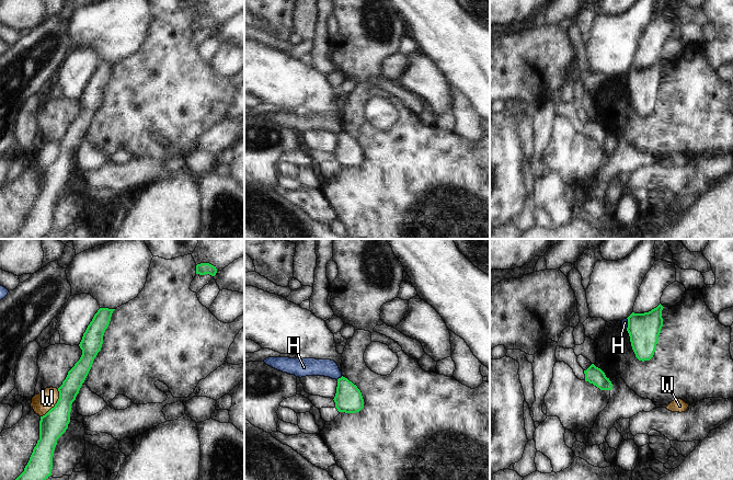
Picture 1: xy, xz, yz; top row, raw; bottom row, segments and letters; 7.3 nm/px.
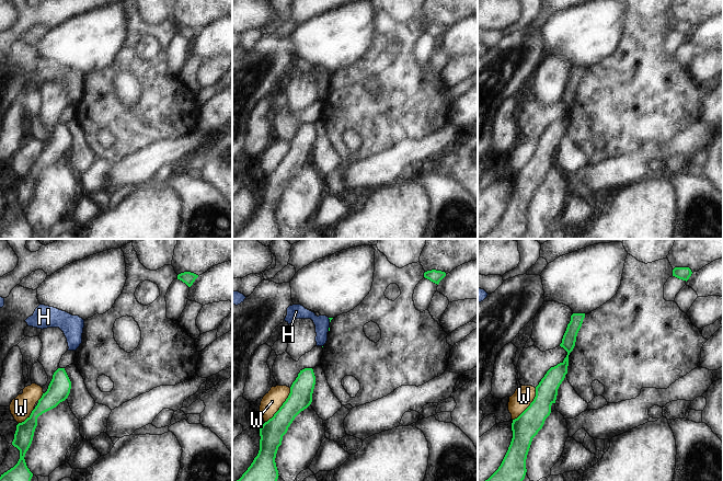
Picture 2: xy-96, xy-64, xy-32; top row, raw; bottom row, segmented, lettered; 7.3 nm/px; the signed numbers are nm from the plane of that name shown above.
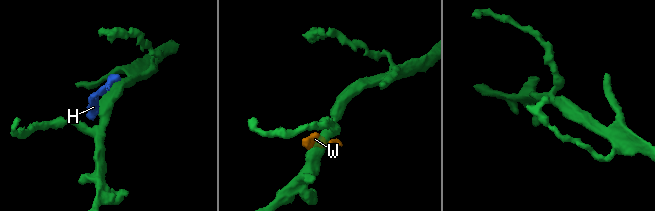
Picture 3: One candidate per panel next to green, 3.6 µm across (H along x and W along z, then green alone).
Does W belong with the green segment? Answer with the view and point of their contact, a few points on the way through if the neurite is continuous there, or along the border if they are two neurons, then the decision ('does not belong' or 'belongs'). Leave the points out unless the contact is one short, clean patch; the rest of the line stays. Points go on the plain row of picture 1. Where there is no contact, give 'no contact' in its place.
meets green in xy at (55, 159); border along xy (58, 144), (57, 157), (41, 171); does not belong

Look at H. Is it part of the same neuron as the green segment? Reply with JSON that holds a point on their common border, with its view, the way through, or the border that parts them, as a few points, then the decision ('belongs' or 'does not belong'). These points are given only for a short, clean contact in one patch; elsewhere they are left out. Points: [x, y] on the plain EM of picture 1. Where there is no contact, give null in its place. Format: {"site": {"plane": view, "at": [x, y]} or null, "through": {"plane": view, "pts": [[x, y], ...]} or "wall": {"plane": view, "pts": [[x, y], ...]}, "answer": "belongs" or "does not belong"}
{"site": {"plane": "xz", "at": [339, 133]}, "wall": {"plane": "xz", "pts": [[342, 130], [336, 134]]}, "answer": "does not belong"}

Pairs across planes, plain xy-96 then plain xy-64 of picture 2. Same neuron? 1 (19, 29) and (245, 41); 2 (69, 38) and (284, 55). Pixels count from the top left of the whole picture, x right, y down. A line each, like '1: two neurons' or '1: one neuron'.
1: one neuron
2: two neurons

